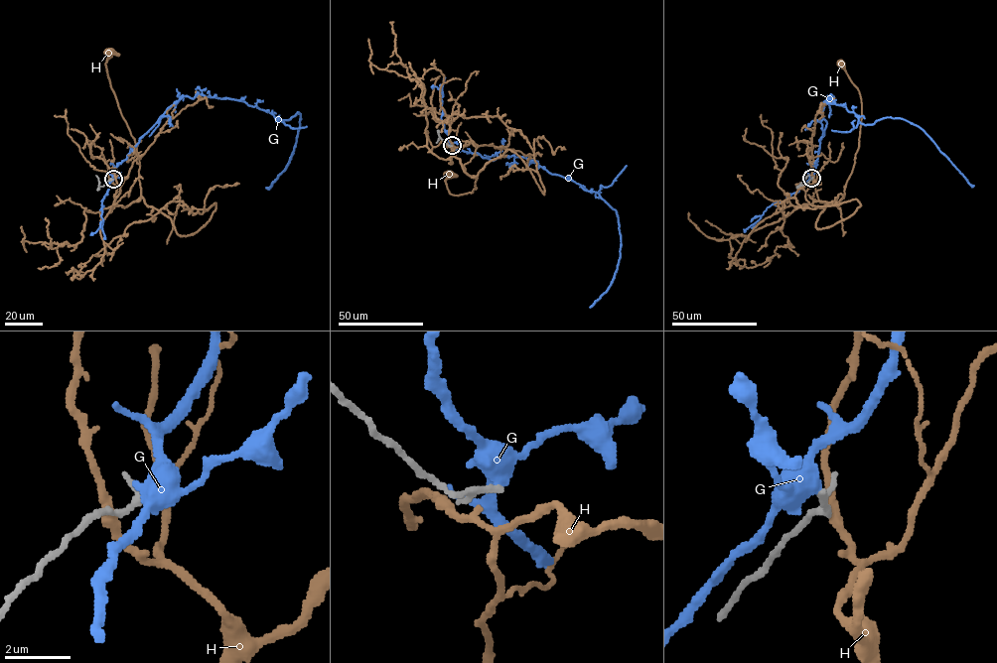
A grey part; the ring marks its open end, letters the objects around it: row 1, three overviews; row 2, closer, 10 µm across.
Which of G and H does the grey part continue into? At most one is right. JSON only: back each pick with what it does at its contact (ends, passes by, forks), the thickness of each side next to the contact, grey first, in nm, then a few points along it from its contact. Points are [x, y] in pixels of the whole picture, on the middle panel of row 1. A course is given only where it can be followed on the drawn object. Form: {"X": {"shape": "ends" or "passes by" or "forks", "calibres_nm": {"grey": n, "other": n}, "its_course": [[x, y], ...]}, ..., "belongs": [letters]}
{"belongs": []}

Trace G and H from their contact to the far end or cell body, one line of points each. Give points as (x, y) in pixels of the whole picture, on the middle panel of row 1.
G: (451, 145), (492, 160), (513, 155), (534, 160), (596, 192), (616, 210), (618, 268), (608, 289), (590, 308)
H: (449, 146), (454, 146), (462, 169), (477, 178), (476, 188), (451, 194), (445, 181), (449, 174)

